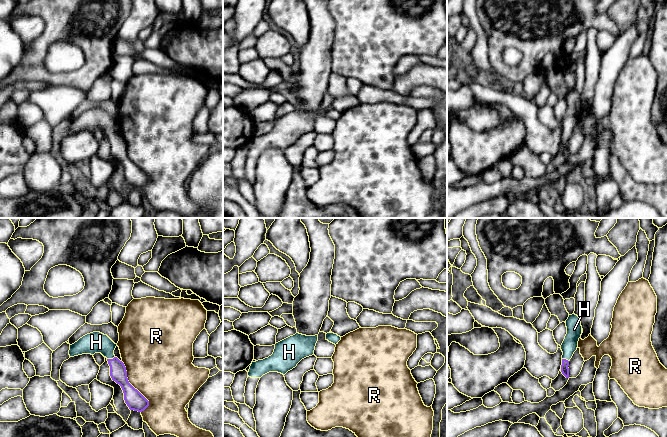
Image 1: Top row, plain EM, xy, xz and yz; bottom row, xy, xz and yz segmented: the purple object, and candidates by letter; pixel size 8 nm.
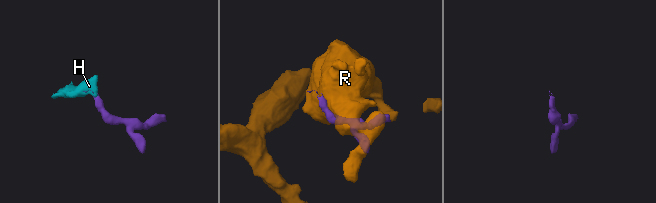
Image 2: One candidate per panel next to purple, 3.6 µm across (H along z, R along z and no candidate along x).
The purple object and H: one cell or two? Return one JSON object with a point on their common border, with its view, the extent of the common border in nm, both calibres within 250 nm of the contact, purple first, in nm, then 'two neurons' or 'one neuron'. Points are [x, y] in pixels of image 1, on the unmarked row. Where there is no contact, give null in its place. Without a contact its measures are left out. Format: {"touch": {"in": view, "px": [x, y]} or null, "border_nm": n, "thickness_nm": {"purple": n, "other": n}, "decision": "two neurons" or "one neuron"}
{"touch": {"in": "xy", "px": [110, 135]}, "border_nm": 70, "thickness_nm": {"purple": 140, "other": 170}, "decision": "one neuron"}

